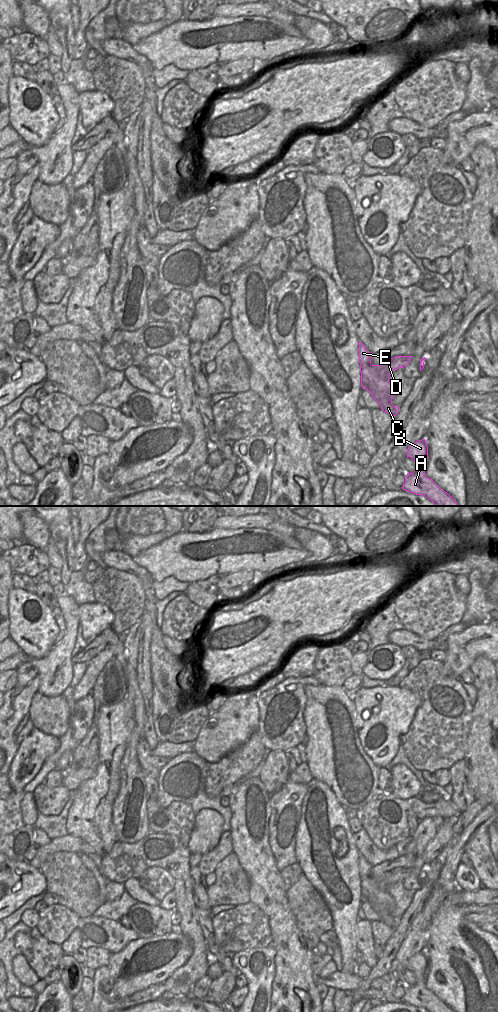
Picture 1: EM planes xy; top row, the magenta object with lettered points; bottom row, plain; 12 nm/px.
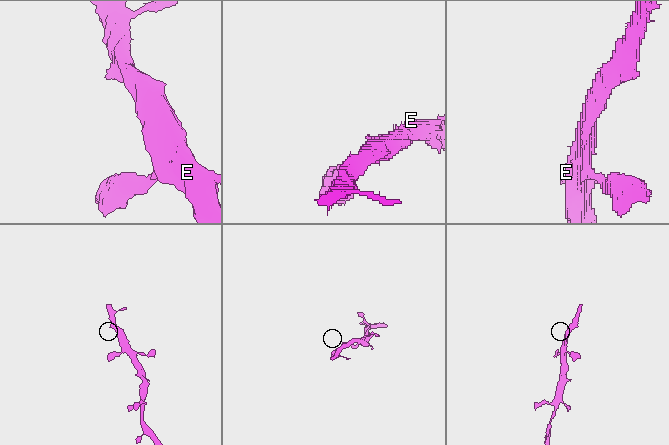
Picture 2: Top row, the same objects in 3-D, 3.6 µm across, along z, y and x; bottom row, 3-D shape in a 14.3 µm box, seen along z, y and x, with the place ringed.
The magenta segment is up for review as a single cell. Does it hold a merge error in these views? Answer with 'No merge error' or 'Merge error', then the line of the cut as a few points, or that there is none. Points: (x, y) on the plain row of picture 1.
No merge error. No split

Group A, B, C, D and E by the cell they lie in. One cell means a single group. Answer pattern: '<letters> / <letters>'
A B C D E

